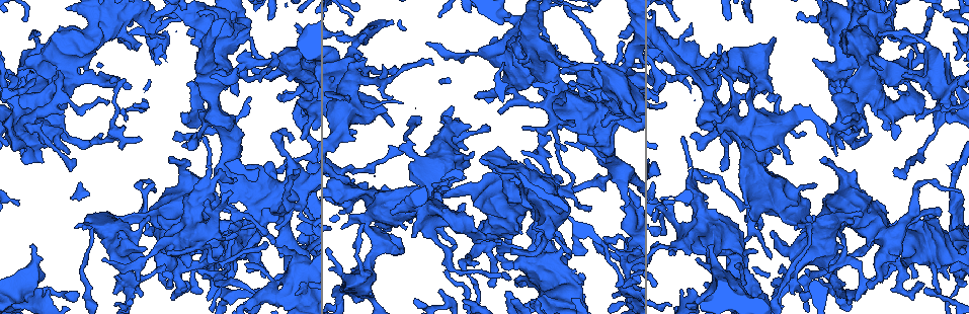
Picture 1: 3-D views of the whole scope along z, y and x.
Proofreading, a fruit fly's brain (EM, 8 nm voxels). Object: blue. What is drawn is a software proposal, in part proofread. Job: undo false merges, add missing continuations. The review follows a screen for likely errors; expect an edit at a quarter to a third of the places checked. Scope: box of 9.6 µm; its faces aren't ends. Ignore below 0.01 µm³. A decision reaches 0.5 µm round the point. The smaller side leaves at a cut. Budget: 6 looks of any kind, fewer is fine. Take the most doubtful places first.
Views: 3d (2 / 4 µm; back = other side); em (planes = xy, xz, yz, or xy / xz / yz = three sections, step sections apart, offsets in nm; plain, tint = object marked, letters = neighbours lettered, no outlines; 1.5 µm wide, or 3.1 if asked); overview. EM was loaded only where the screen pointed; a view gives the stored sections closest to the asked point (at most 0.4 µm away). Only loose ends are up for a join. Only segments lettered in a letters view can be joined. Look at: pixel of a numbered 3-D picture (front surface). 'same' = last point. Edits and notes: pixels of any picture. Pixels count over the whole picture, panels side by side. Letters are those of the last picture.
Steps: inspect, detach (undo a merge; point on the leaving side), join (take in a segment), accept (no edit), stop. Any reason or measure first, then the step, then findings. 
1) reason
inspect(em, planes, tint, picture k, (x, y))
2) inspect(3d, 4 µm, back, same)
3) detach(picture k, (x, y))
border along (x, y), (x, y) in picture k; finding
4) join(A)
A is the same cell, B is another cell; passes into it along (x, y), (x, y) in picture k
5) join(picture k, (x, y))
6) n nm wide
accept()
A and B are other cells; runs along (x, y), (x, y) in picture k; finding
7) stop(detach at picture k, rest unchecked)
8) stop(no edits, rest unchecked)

branch stops here
inspect(3d, 4 µm, picture 1, (691, 24))

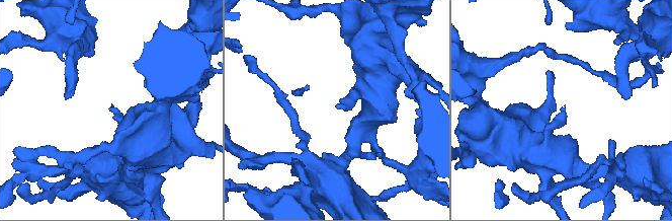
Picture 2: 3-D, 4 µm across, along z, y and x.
now the EM
inspect(em, xz, step 4, letters, picture 2, (340, 102))

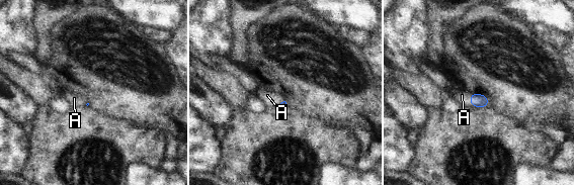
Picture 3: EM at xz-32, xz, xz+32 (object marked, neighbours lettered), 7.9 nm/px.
join(A)
A is the same cell; passes into it along (477, 100), (470, 99), (462, 95) in picture 3; the neuron continues

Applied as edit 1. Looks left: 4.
inspect(overview)

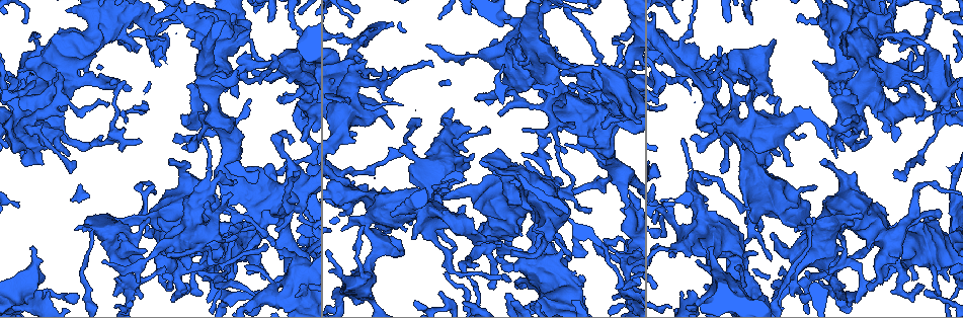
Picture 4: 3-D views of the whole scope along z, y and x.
sharp bend
inspect(em, planes, letters, picture 4, (623, 238))

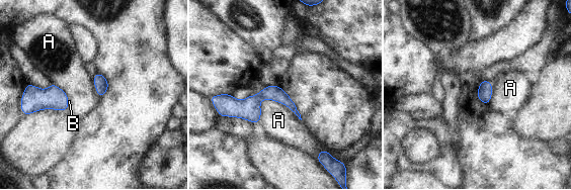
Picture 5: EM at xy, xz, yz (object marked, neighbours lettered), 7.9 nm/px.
accept()
A and B are other cells; border along (259, 101), (281, 102), (301, 120) in picture 5; one neuron here

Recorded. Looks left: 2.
stop(join at picture 3, rest unchecked)

